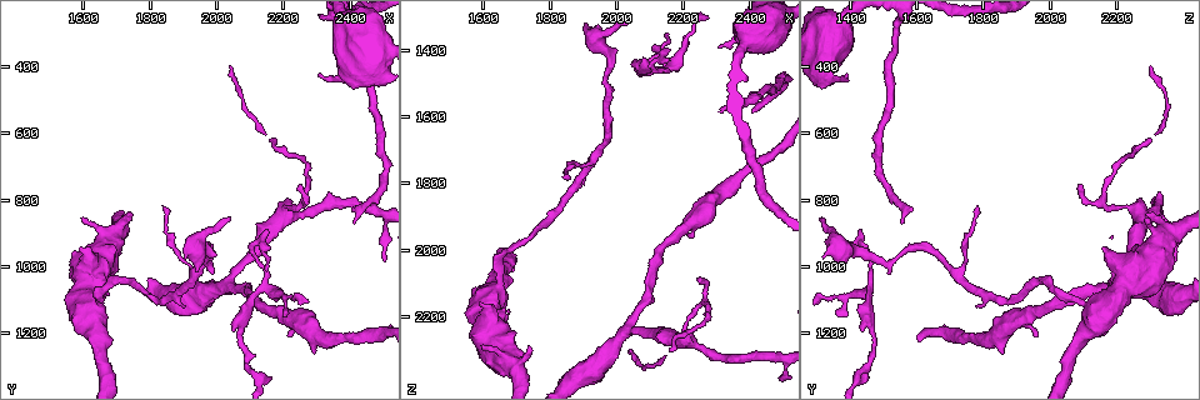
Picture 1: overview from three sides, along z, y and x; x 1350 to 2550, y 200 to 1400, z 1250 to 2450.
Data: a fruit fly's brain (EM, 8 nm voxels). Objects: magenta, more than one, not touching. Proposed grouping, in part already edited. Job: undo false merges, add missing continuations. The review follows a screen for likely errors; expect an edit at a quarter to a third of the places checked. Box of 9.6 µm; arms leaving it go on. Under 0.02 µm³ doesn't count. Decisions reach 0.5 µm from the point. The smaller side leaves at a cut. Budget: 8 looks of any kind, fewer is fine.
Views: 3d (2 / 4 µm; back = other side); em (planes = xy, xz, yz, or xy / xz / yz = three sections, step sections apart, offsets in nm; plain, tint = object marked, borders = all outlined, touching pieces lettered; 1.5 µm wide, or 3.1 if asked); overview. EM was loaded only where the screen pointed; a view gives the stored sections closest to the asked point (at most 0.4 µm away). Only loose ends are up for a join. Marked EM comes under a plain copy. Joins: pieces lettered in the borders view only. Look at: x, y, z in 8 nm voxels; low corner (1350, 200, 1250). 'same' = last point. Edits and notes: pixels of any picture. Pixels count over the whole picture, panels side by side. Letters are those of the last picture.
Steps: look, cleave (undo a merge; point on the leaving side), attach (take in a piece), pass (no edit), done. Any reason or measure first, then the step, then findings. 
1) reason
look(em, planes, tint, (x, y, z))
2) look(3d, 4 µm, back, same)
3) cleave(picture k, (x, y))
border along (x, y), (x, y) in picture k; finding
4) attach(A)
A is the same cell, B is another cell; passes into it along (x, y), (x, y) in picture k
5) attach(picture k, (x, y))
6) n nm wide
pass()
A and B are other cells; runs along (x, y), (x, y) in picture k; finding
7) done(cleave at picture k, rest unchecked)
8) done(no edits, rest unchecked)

thin end
look(3d, 2 µm, back, (2240, 750, 2100))

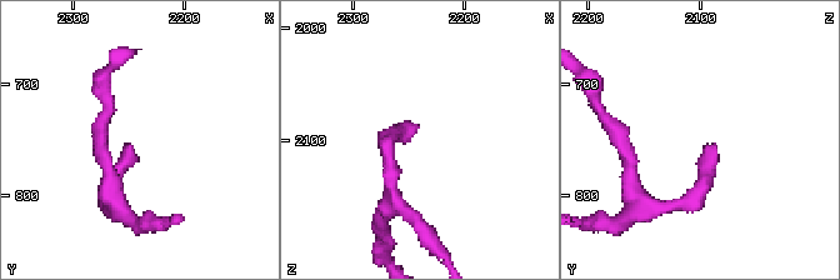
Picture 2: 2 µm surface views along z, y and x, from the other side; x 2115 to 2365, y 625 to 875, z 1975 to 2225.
look(em, yz, step 4, borders, (2246, 756, 2092))

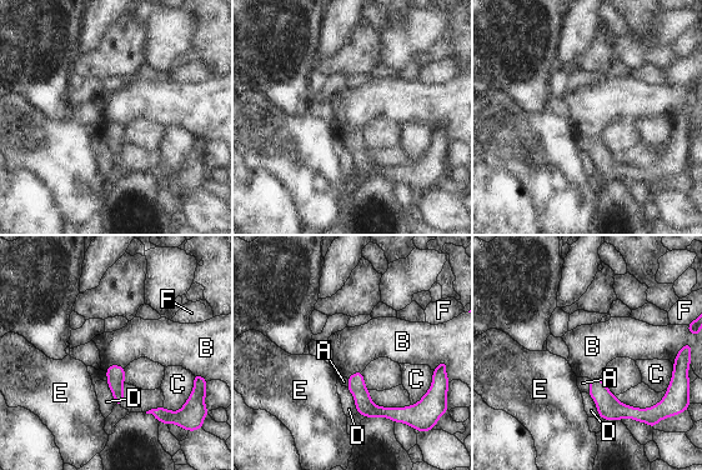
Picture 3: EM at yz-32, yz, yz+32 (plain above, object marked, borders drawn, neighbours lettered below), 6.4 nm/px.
look(em, planes, borders, same)

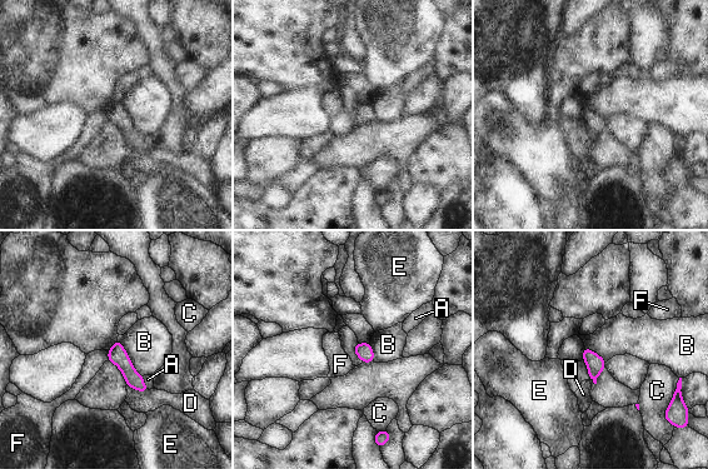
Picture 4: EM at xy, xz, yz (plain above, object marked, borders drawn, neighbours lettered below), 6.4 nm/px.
110 nm wide
attach(A)
A is the same cell, B, C, D, E and F are other cells; passes into it along (116, 354), (143, 383), (148, 379) in picture 4; the neuron continues

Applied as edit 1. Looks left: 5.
look(overview)

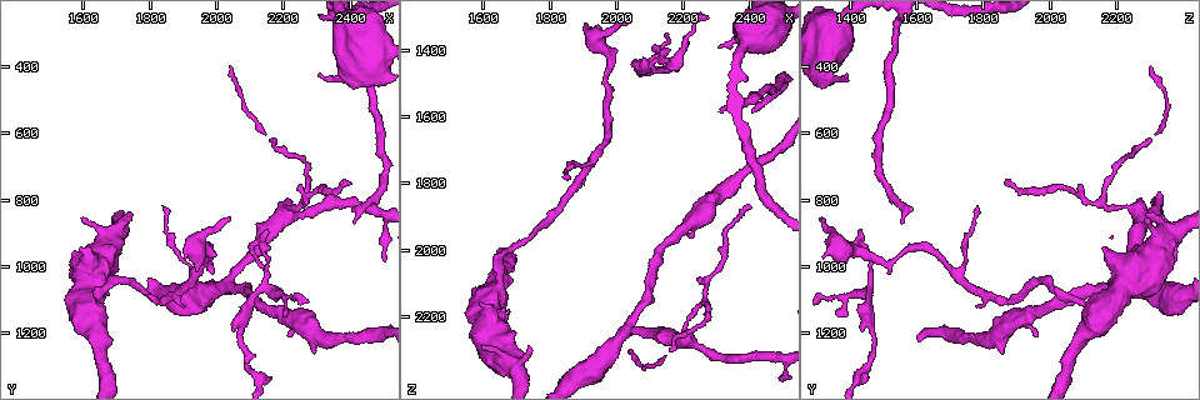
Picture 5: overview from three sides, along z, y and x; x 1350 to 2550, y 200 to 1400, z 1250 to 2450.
branch stops here
look(em, planes, borders, (2420, 870, 1560))

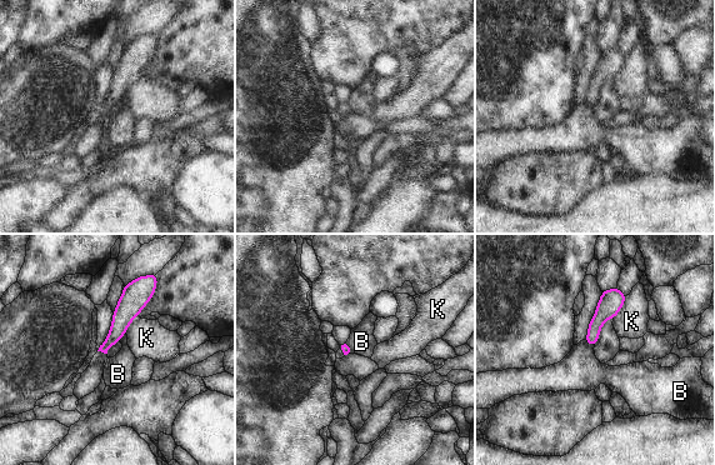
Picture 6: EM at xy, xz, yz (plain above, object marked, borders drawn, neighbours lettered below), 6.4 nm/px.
K touches over 170 nm
pass()
B and K are other cells; runs along (151, 289), (121, 318), (104, 349) in picture 6; none of them fits

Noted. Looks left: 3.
done(attach at picture 4, rest unchecked)

